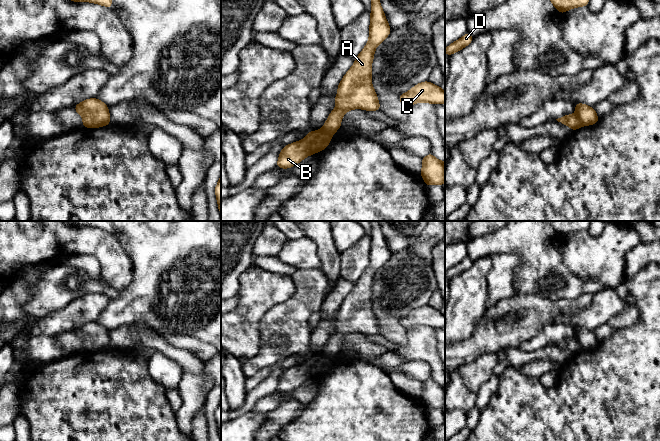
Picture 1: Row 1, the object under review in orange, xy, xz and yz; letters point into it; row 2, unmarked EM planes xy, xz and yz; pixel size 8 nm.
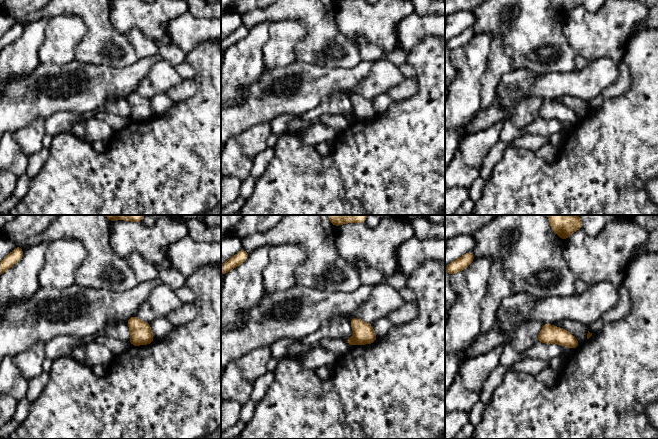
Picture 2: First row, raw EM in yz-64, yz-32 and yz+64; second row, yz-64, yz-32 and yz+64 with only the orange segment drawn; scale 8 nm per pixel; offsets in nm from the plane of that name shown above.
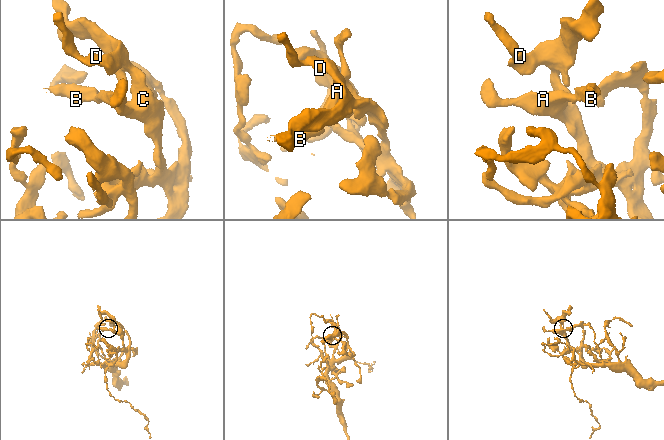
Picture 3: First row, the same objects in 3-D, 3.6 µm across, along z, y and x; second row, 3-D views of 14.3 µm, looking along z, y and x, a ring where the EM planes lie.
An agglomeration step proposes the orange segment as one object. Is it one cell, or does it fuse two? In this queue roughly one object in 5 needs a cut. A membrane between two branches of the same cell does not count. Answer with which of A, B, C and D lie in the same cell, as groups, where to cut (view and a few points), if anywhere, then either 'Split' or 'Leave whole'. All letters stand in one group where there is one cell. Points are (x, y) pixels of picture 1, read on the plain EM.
Groups: A C D / B. Split along yz (575, 338), (582, 349). Split

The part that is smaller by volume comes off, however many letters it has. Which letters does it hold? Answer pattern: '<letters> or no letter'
B

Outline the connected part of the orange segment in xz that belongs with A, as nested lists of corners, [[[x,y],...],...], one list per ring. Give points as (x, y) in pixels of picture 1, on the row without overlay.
[[[378,221],[370,222],[372,232],[369,264],[337,311],[336,332],[330,336],[322,351],[330,359],[334,359],[341,351],[341,344],[347,335],[353,333],[380,334],[380,327],[375,313],[372,311],[372,285],[376,271],[388,261],[391,252]]]

